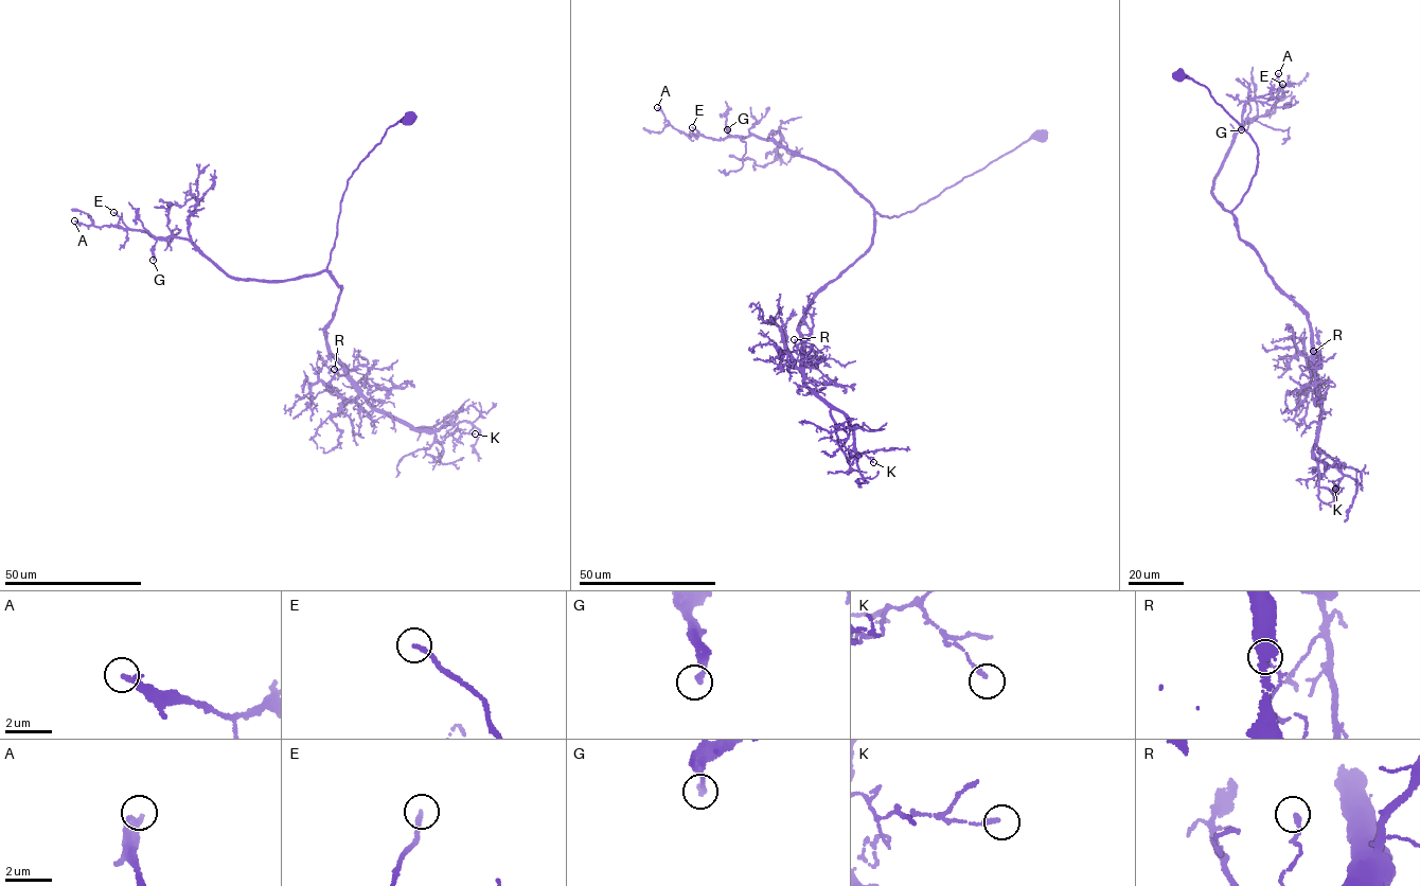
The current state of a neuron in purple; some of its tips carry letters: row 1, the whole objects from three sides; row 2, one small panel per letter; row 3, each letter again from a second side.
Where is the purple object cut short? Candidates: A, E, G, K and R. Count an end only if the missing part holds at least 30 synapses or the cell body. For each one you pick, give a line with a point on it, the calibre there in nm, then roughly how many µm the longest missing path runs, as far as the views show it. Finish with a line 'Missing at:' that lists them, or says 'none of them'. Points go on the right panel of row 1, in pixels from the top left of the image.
E: place (1282, 84); calibre 200 nm; missing 10 µm
Missing at: E

